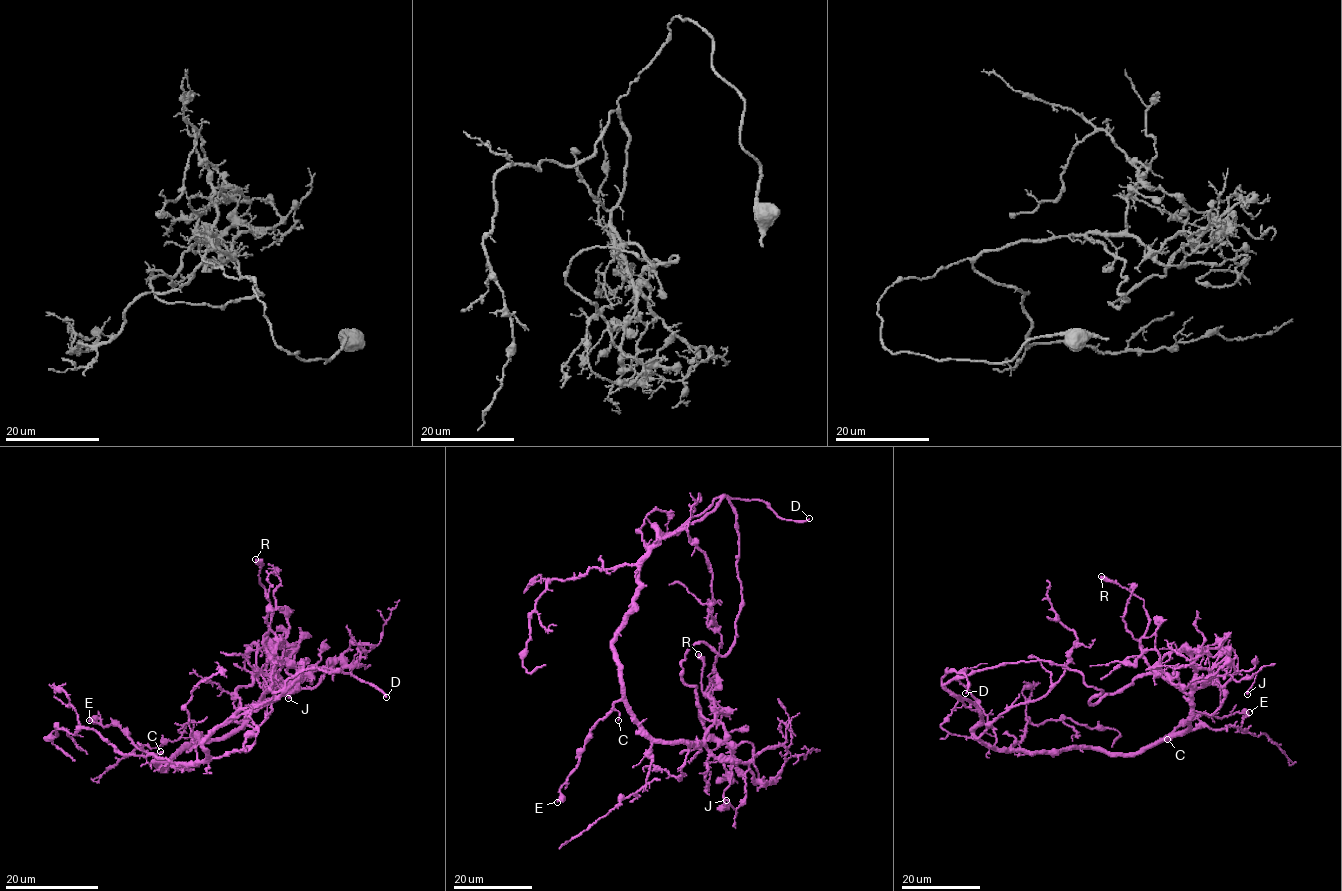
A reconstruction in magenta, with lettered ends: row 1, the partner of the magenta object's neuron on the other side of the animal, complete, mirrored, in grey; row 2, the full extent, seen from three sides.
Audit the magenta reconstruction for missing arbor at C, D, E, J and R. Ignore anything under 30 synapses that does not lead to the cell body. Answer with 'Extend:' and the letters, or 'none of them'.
Extend: D

